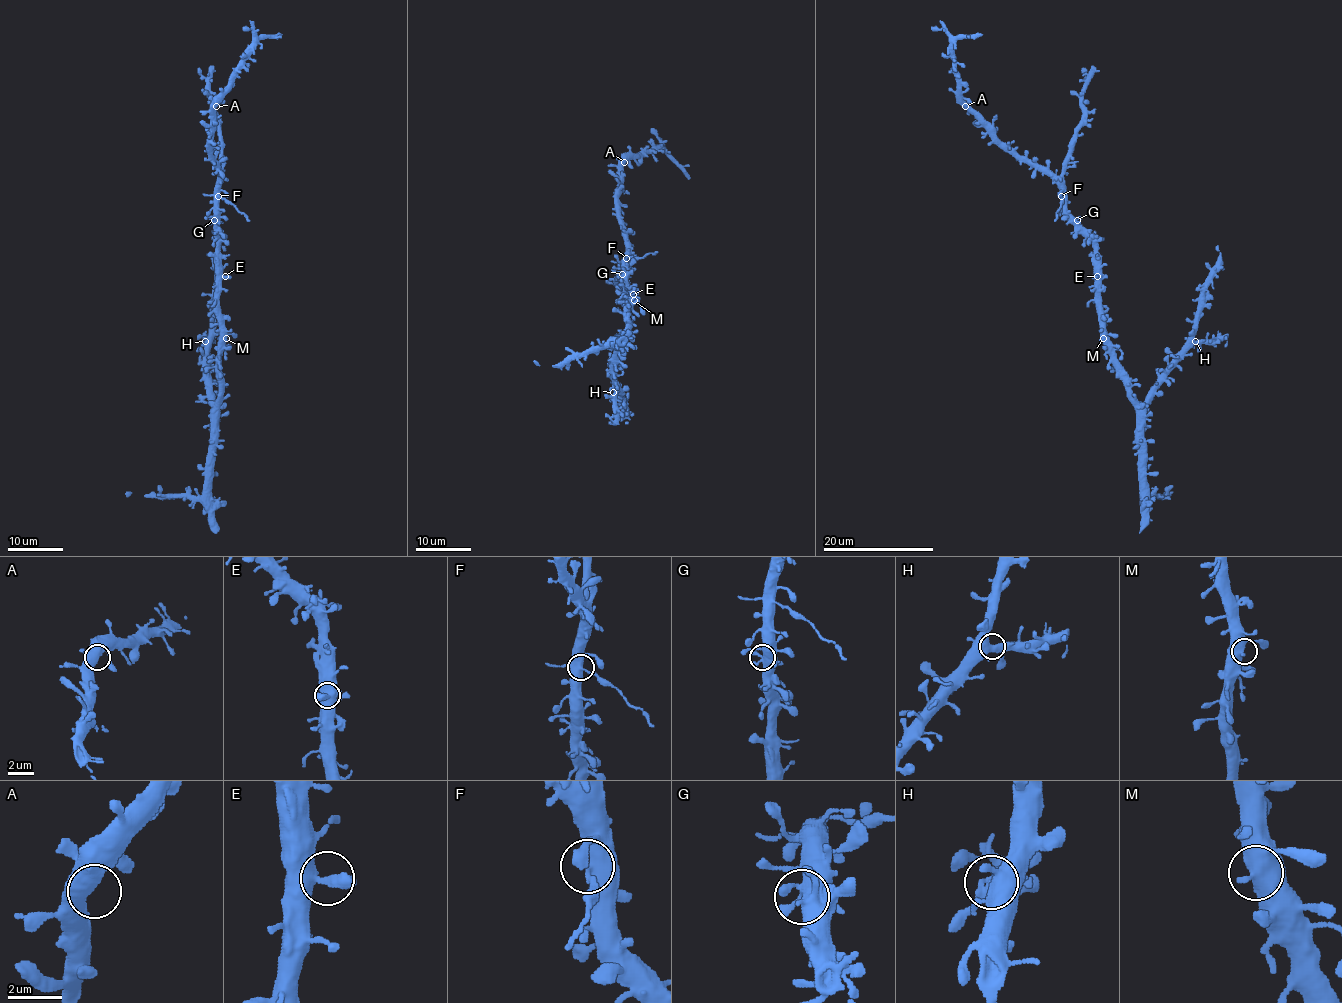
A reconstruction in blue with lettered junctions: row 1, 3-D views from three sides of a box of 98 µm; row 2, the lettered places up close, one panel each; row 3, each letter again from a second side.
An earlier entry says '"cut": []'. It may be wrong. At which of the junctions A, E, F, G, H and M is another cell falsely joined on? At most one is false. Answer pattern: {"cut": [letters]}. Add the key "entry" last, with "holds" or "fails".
{"cut": ["F"], "entry": "fails"}

